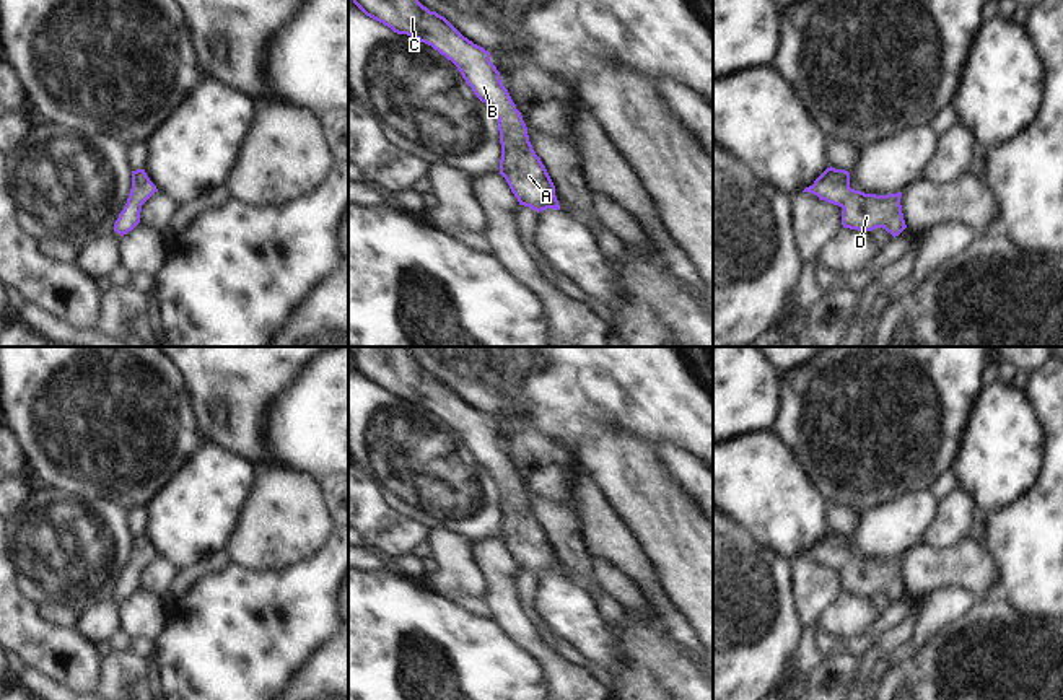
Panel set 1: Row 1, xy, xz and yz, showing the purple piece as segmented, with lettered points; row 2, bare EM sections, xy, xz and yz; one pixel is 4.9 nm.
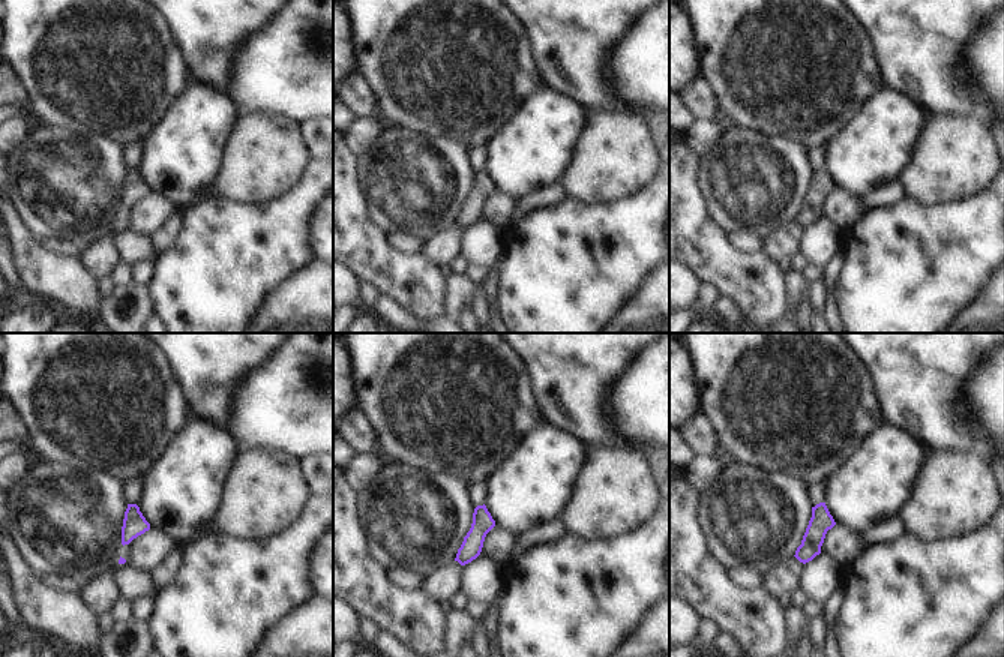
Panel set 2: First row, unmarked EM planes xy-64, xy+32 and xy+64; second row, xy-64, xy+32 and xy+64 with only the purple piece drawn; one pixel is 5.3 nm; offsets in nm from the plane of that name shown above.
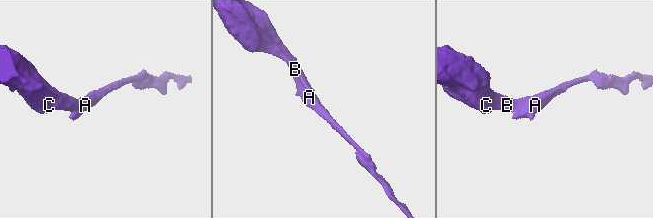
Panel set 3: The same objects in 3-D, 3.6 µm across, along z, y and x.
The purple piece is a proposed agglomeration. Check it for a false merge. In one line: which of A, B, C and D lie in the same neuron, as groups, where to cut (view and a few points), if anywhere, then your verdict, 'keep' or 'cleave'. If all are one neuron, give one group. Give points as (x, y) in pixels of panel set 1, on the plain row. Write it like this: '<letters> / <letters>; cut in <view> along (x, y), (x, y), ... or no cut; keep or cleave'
A B C D; no cut; keep

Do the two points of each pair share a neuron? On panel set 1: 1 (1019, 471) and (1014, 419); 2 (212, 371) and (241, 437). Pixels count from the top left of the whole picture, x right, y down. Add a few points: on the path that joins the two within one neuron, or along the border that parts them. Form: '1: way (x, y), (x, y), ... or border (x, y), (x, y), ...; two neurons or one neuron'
1: way (1014, 458), (1014, 432); one neuron
2: way (228, 388), (233, 420); one neuron

